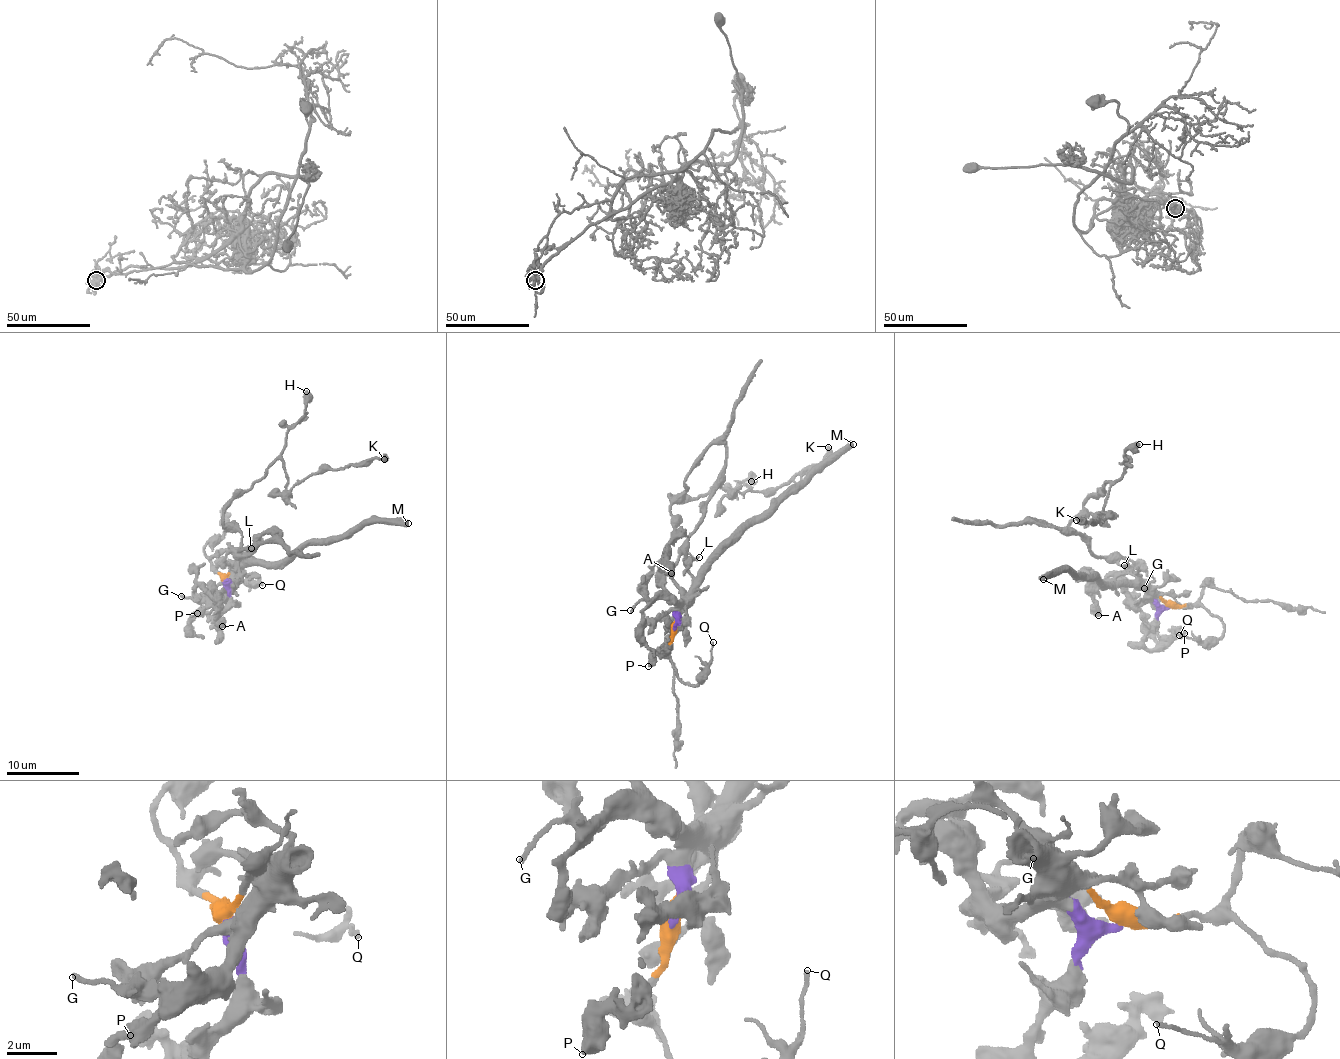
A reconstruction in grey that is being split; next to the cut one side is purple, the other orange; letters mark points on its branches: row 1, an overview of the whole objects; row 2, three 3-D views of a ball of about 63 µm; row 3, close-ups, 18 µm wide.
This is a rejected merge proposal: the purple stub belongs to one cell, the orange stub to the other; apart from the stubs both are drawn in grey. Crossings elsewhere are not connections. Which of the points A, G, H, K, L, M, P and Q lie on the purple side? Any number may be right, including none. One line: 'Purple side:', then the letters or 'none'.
Purple side: A, G, M, P

